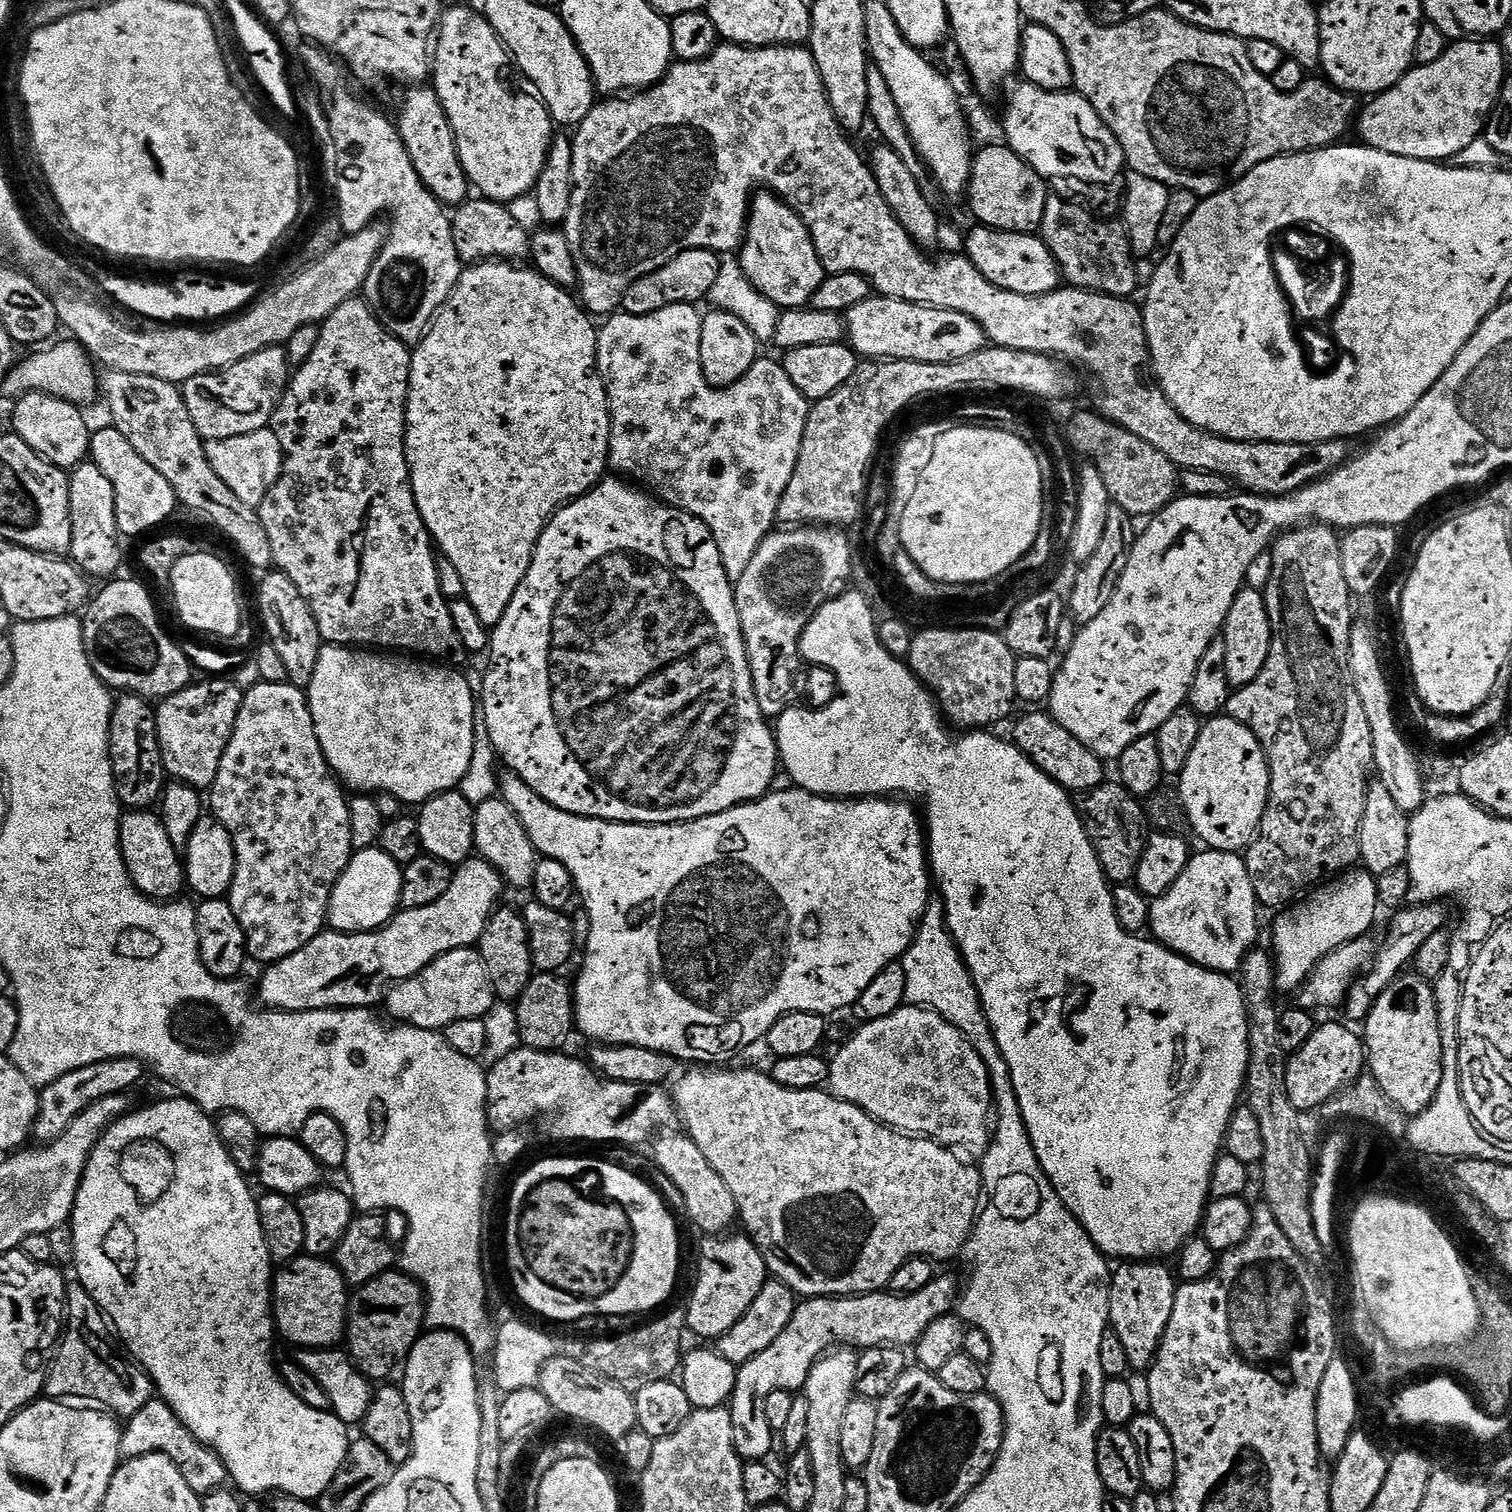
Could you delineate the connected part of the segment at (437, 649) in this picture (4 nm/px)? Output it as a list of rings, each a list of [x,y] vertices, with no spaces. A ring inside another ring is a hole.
[[[353,298],[338,306],[338,310],[328,316],[320,328],[318,346],[314,348],[314,354],[310,354],[310,358],[291,373],[284,397],[280,399],[270,425],[272,431],[278,434],[278,442],[282,442],[285,455],[284,473],[280,475],[280,481],[268,492],[268,497],[260,503],[260,521],[270,538],[275,567],[286,573],[290,582],[294,582],[294,586],[298,586],[300,593],[307,598],[310,610],[320,627],[321,641],[341,646],[367,646],[372,650],[399,650],[404,654],[419,654],[421,657],[435,658],[440,662],[452,662],[455,656],[466,652],[466,645],[459,636],[454,618],[451,617],[449,597],[444,596],[440,589],[438,556],[412,493],[412,475],[408,469],[408,451],[404,441],[408,433],[408,383],[412,369],[412,352],[409,345],[393,336],[387,323],[368,307],[369,301],[364,298]]]

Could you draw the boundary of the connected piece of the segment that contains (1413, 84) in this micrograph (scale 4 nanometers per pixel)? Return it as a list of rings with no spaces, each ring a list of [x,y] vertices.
[[[1460,38],[1449,43],[1438,62],[1409,68],[1394,87],[1371,97],[1365,103],[1368,105],[1359,109],[1354,124],[1355,131],[1360,131],[1359,139],[1369,148],[1382,150],[1386,154],[1398,154],[1402,158],[1451,161],[1459,152],[1466,150],[1470,142],[1481,139],[1486,118],[1493,115],[1504,89],[1504,52],[1496,42],[1492,38]]]

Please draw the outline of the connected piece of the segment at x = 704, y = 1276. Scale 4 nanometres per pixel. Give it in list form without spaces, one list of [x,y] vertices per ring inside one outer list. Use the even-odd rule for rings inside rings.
[[[724,1234],[719,1238],[708,1238],[700,1248],[700,1277],[692,1292],[692,1304],[687,1305],[688,1326],[691,1335],[724,1336],[750,1310],[754,1298],[769,1279],[770,1269],[765,1256],[751,1239],[744,1236]]]

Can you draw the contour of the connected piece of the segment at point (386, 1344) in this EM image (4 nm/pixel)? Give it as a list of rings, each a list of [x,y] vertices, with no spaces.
[[[403,1270],[383,1272],[378,1278],[359,1285],[351,1297],[350,1355],[369,1380],[387,1381],[391,1377],[388,1375],[407,1361],[425,1324],[426,1292],[420,1281]]]

